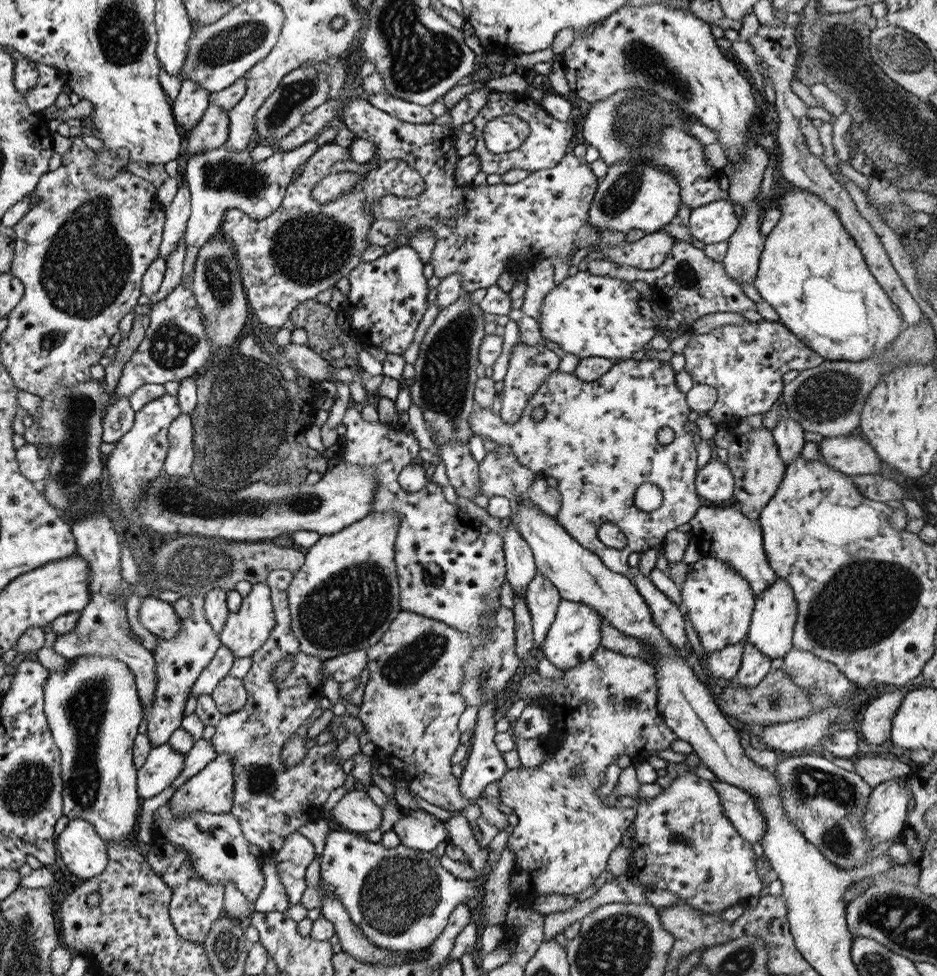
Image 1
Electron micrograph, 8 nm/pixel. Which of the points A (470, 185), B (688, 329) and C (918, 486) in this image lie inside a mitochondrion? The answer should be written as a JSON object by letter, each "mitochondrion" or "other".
{"A":"other","B":"other","C":"other"}

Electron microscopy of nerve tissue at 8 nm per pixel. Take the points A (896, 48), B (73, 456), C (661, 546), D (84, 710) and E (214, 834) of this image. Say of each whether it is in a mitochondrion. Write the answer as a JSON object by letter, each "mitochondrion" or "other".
{"A":"mitochondrion","B":"mitochondrion","C":"other","D":"mitochondrion","E":"mitochondrion"}

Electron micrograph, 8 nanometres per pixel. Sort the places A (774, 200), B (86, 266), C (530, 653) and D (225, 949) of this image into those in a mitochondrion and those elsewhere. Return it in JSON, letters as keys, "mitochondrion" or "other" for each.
{"A":"other","B":"mitochondrion","C":"other","D":"mitochondrion"}

